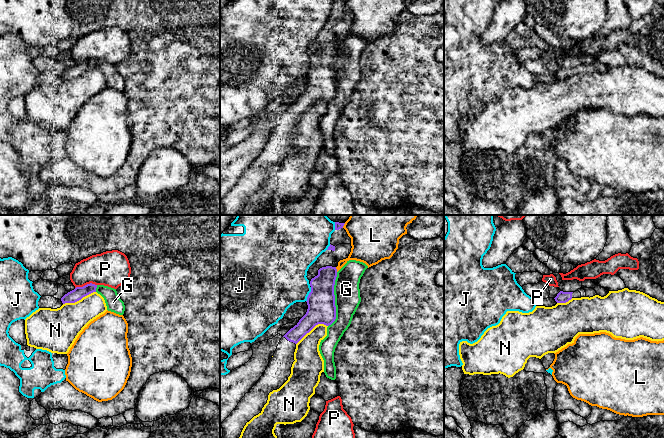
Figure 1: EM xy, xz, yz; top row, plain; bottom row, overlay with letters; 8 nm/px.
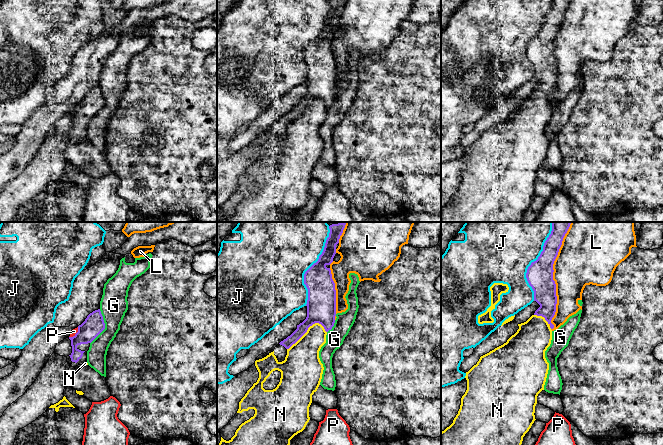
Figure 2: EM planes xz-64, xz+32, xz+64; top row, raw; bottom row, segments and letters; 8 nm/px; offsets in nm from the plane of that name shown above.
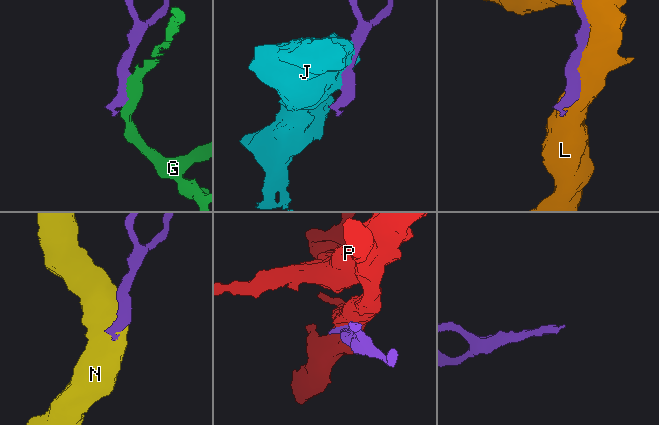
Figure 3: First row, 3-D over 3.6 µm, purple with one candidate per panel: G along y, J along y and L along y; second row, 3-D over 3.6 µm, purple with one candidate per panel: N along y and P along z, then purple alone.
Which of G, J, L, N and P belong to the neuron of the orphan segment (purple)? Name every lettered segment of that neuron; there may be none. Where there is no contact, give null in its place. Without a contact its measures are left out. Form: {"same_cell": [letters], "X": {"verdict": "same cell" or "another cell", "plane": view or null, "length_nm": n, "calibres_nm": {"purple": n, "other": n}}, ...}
{"same_cell": [], "G": {"verdict": "another cell", "plane": "xz", "length_nm": 440, "calibres_nm": {"purple": 220, "other": 200}}, "J": {"verdict": "another cell", "plane": "xz", "length_nm": 130, "calibres_nm": {"purple": 220, "other": 400}}, "L": {"verdict": "another cell", "plane": "xz", "length_nm": 40, "calibres_nm": {"purple": 190, "other": 160}}, "N": {"verdict": "another cell", "plane": "xy", "length_nm": 280, "calibres_nm": {"purple": 100, "other": 300}}, "P": {"verdict": "another cell", "plane": "xy", "length_nm": 180, "calibres_nm": {"purple": 100, "other": 280}}}

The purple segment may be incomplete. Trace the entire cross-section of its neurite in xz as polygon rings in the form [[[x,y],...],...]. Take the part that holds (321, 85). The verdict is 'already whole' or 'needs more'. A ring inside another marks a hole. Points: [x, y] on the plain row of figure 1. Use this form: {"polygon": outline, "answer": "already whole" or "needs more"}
{"polygon": [[[326,42],[320,44],[318,51],[311,55],[306,90],[281,114],[264,150],[221,199],[222,215],[238,215],[246,199],[261,189],[267,179],[269,169],[279,165],[288,156],[295,137],[296,120],[316,101],[329,102],[335,97],[336,53],[336,43]]], "answer": "needs more"}

